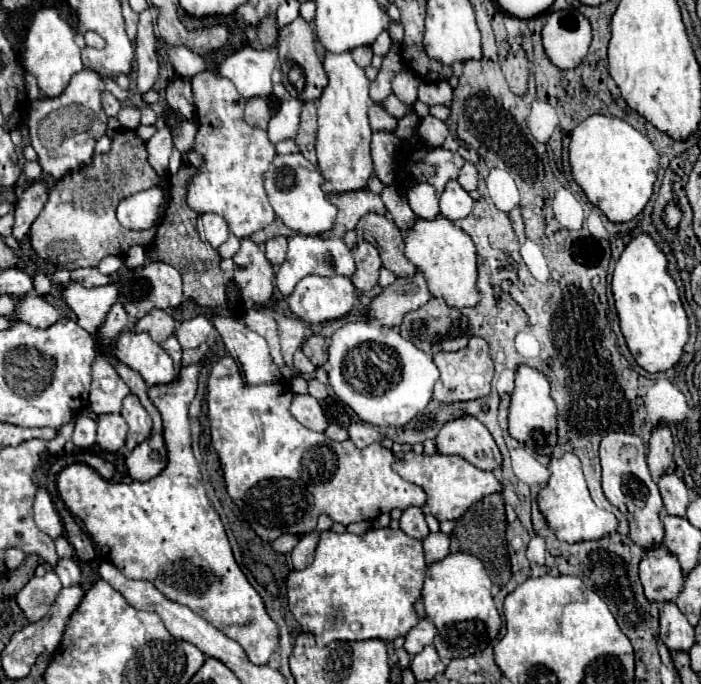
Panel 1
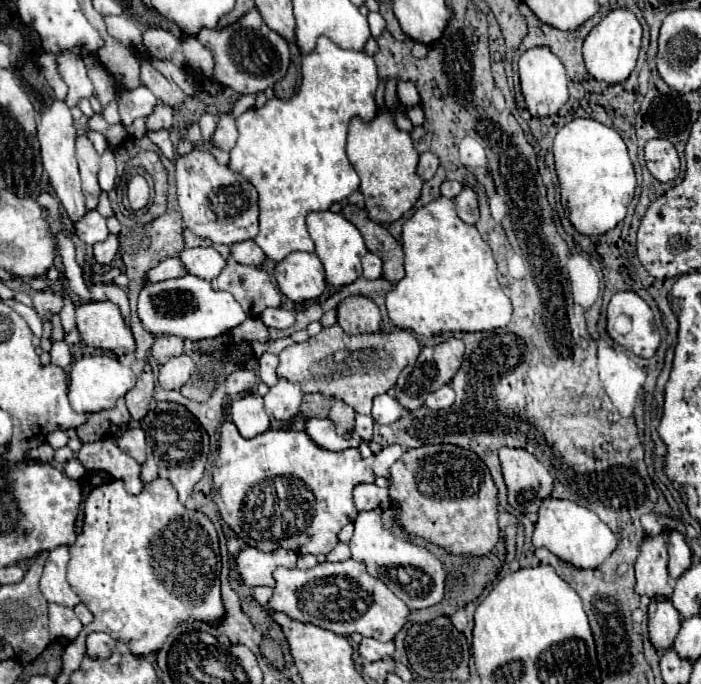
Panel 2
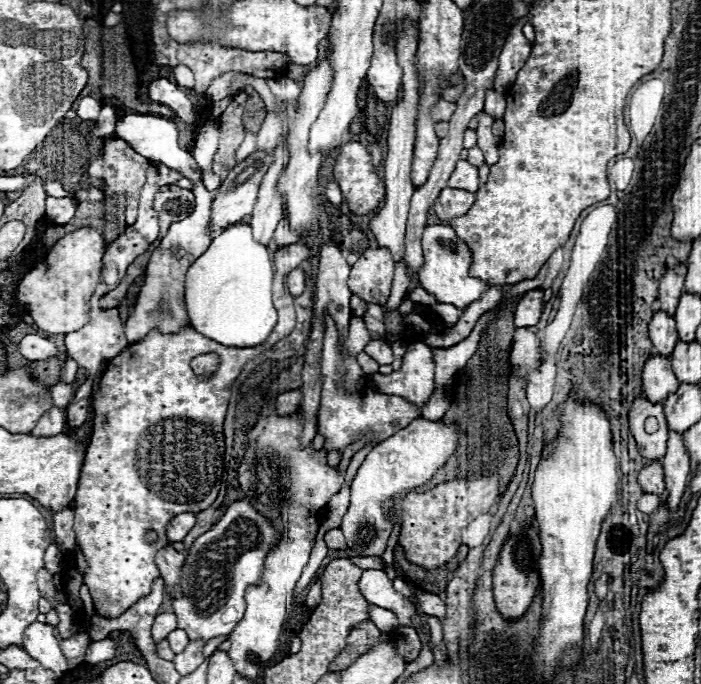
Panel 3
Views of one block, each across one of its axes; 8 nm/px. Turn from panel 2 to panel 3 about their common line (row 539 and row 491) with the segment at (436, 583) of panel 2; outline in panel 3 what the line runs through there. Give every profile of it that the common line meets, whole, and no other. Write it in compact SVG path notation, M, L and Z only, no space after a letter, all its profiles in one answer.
M416 418L406 428L374 446L374 450L366 456L352 480L350 508L342 518L340 528L346 536L348 548L352 548L358 556L382 556L394 526L382 506L390 504L392 498L398 498L408 490L426 484L436 474L436 470L444 466L448 456L454 452L456 444L456 426Z

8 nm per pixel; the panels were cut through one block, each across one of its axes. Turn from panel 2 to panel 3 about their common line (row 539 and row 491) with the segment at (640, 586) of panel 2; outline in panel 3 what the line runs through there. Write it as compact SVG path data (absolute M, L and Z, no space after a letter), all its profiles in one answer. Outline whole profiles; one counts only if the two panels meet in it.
M652 460L650 466L642 468L638 474L638 482L644 492L650 494L662 494L664 492L664 474L662 474L662 464L660 460Z

